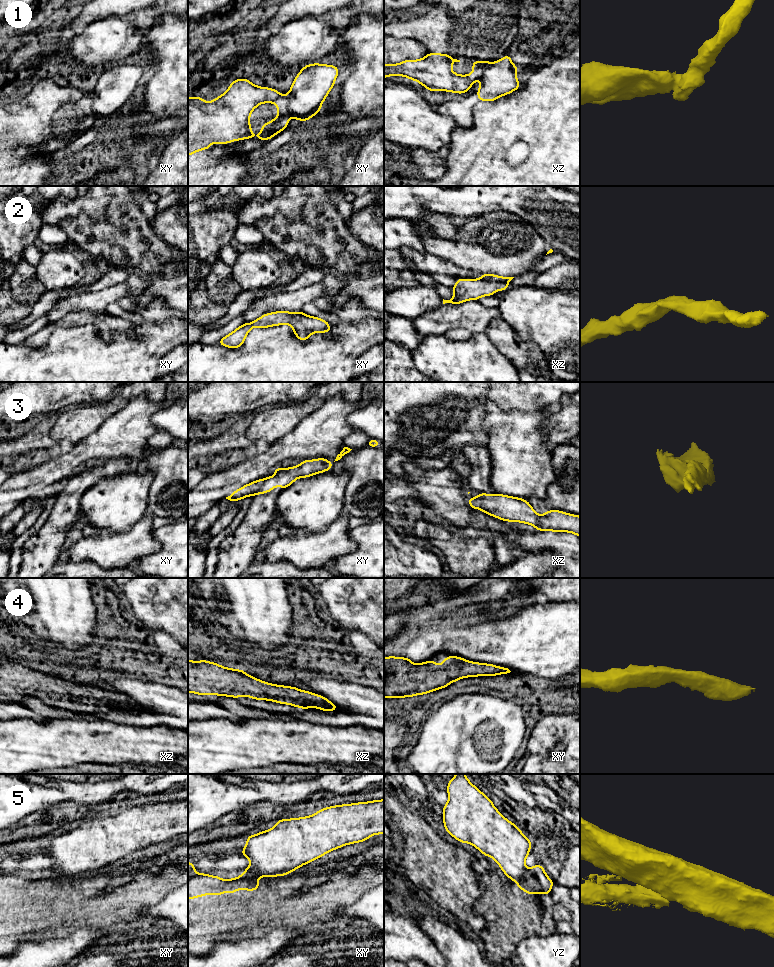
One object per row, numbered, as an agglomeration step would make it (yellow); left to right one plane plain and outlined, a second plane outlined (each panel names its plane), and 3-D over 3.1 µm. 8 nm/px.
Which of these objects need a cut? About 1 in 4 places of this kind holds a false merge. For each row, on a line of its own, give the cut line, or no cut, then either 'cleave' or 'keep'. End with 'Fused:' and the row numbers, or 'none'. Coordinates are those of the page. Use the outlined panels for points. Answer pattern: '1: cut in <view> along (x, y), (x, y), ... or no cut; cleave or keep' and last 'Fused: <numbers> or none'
1: cut in xy along (287, 95), (288, 112), (291, 116); cleave
2: no cut; keep
3: no cut; keep
4: no cut; keep
5: cut in yz along (526, 868), (523, 876), (517, 883); cleave
Fused: 1, 5

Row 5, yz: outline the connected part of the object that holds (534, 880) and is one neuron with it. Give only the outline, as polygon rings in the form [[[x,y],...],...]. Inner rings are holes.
[[[537,863],[530,869],[525,869],[523,877],[517,883],[518,888],[525,891],[528,895],[536,894],[550,894],[553,886],[551,880],[544,870],[544,868]]]

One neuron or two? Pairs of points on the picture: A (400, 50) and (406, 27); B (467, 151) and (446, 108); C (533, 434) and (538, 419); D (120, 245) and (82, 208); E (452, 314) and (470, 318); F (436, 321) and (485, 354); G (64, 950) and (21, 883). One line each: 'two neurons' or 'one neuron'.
A: two neurons
B: two neurons
C: one neuron
D: one neuron
E: one neuron
F: two neurons
G: two neurons

